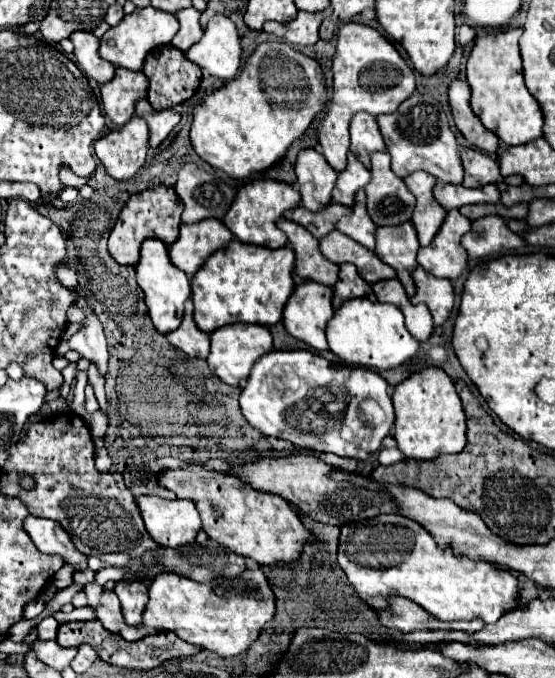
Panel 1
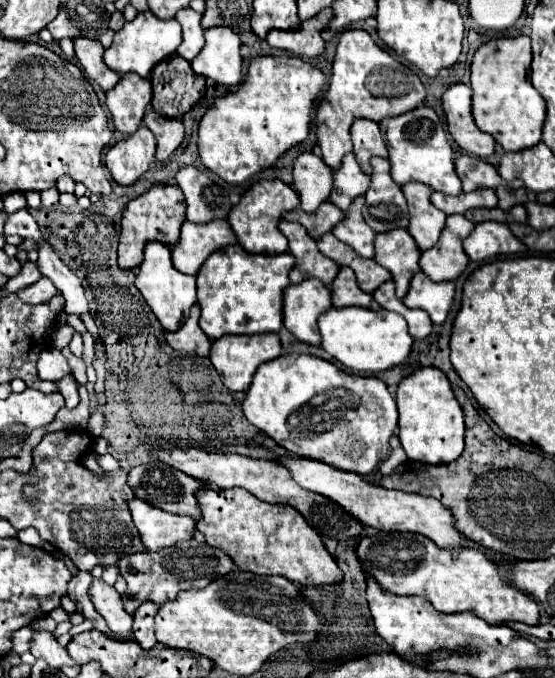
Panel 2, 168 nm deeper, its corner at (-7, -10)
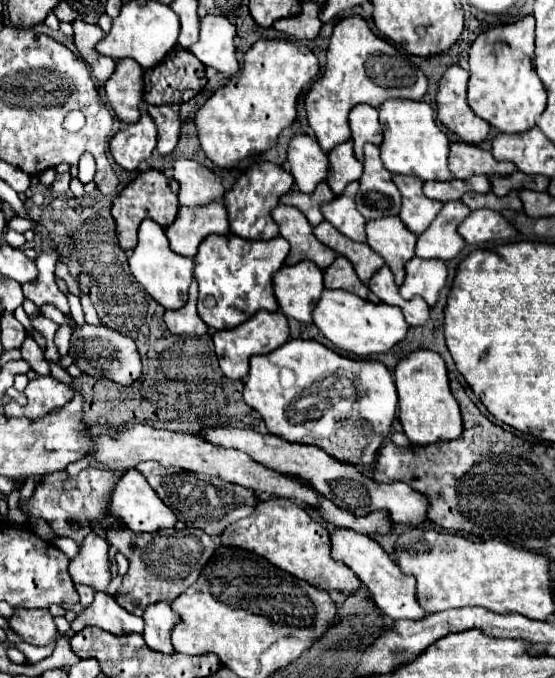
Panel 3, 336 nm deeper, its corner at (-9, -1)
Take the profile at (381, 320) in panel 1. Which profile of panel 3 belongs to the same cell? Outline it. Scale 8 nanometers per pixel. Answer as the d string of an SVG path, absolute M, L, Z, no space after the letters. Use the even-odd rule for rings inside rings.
M324 290L312 312L312 318L314 318L314 324L320 328L320 332L336 348L340 348L352 356L360 356L360 358L368 358L368 356L390 350L400 340L404 340L404 336L408 332L404 314L402 314L402 310L398 310L398 306L390 306L384 302L372 304L346 290L344 292L342 290Z

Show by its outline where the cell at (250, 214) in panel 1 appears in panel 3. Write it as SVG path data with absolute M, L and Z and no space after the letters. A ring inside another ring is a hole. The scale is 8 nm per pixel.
M264 162L264 164L254 164L246 174L242 174L236 184L226 192L224 196L224 206L228 210L228 220L230 220L230 230L248 240L270 240L278 236L278 224L272 220L272 210L278 206L278 200L282 194L290 192L294 186L292 174L286 172L284 168Z

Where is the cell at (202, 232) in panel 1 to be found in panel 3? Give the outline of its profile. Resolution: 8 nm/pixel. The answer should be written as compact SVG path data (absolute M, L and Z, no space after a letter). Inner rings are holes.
M224 204L180 206L176 220L166 228L170 248L186 258L194 258L198 246L210 234L230 234L228 212Z

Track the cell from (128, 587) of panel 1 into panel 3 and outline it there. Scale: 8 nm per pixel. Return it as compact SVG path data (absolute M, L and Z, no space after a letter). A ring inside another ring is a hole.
M156 602L146 608L144 618L144 640L152 650L172 654L172 642L170 642L170 630L174 628L174 622L178 622L178 614L172 612L168 602Z

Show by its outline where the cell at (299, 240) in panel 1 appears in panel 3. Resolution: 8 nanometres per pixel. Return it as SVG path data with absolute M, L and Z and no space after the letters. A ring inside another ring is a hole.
M276 206L272 210L272 218L280 226L280 236L286 238L290 244L290 254L286 258L286 264L292 266L302 260L312 260L318 268L326 270L336 260L336 252L318 242L310 222L304 218L302 212L298 212L298 208Z

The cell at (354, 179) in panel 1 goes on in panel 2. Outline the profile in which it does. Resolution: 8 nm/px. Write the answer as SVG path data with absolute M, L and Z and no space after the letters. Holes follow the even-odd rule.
M354 153L344 155L342 165L334 171L334 189L330 201L346 211L356 195L364 195L368 189L370 177L360 171L360 165L354 159Z

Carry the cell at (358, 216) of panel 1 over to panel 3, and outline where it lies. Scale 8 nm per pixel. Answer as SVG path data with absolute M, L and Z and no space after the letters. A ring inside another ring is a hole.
M358 182L348 184L346 190L336 200L322 206L322 214L334 228L338 228L350 240L366 242L366 220L356 210L358 186L360 186Z

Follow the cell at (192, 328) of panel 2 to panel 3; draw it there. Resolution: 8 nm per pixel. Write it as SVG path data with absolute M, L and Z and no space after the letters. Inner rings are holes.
M194 282L190 286L186 306L180 310L166 310L164 322L172 334L196 334L196 336L208 334L208 326L198 316L196 298L198 298L198 284Z

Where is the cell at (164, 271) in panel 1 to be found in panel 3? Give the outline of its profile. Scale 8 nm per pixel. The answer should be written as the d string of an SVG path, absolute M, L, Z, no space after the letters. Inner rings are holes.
M144 220L138 230L138 246L132 250L130 258L130 272L134 278L146 288L146 292L160 302L166 310L178 310L186 304L188 298L188 286L194 280L194 270L192 270L192 260L182 258L170 250L170 244L166 242L164 228L158 226L154 220Z

